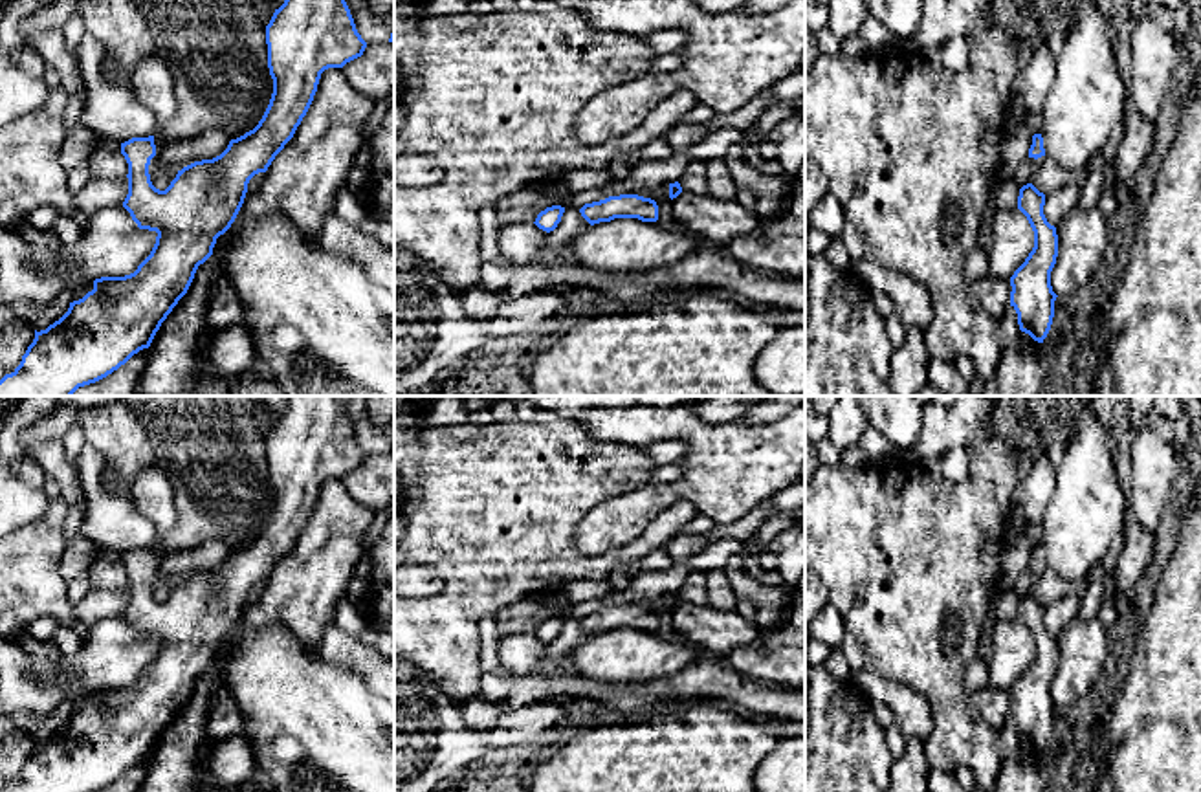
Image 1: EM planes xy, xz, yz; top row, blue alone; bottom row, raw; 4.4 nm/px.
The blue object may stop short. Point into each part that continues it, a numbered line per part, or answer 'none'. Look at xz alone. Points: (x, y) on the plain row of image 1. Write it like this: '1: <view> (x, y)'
none

